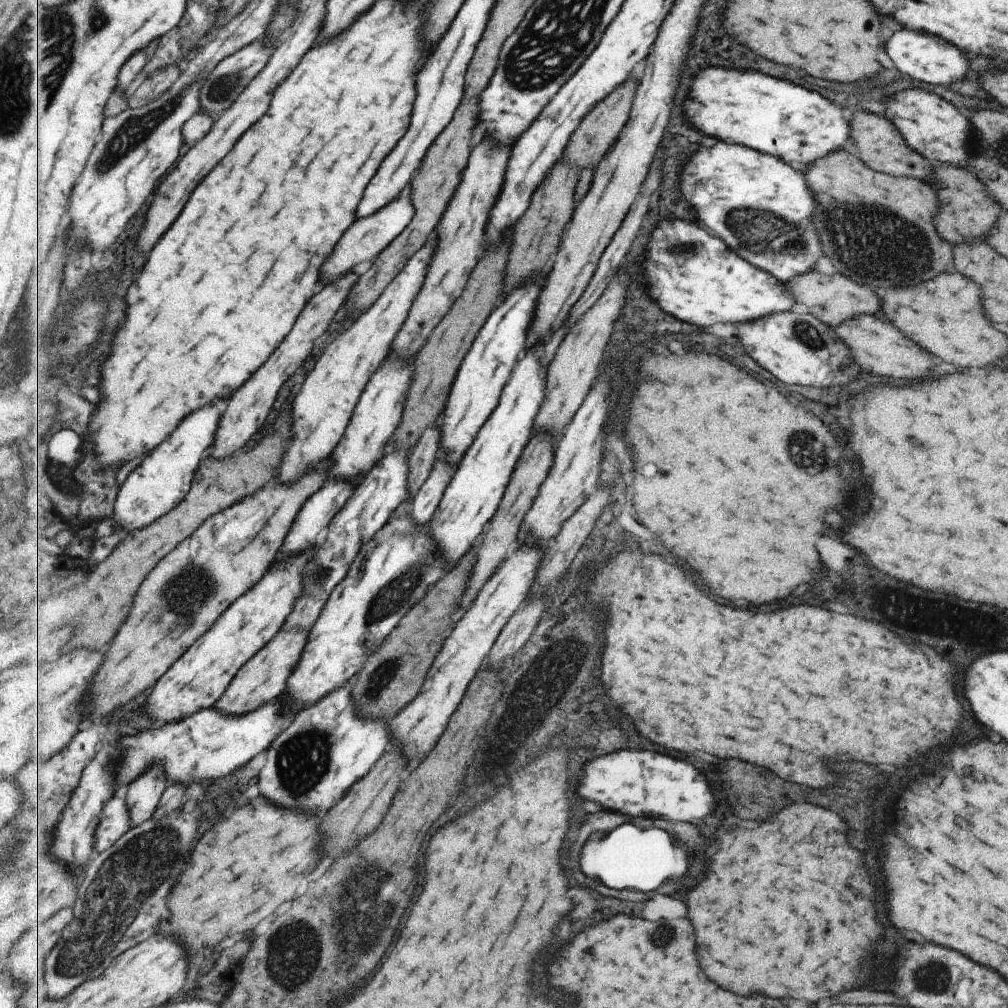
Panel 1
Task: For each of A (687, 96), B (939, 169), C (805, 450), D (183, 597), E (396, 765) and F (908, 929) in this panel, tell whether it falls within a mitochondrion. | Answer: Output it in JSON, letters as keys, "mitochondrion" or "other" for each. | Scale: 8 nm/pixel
{"A":"other","B":"other","C":"mitochondrion","D":"mitochondrion","E":"other","F":"other"}

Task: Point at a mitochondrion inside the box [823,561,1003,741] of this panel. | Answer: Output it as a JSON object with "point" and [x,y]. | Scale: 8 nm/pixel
{"point":[945,727]}

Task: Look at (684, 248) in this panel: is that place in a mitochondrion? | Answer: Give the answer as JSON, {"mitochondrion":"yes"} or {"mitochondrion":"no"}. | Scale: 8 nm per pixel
{"mitochondrion":"yes"}

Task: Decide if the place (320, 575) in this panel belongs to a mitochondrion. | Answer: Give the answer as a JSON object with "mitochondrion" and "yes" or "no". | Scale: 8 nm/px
{"mitochondrion":"yes"}

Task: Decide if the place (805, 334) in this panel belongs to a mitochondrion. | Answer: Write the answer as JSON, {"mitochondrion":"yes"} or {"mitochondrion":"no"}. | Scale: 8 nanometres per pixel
{"mitochondrion":"yes"}

